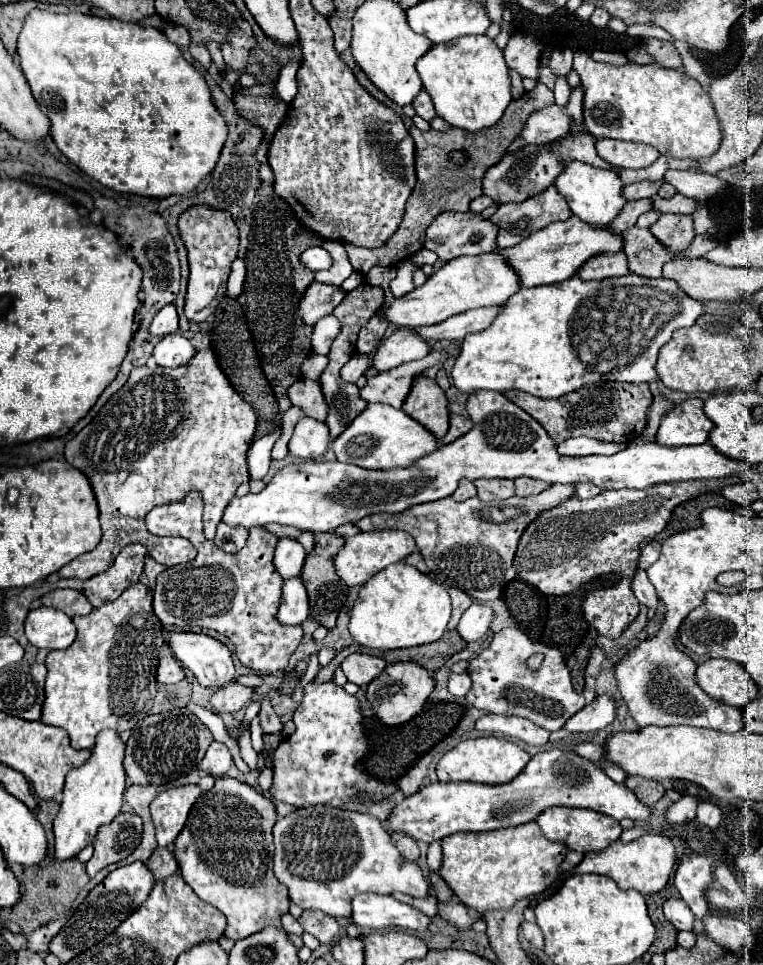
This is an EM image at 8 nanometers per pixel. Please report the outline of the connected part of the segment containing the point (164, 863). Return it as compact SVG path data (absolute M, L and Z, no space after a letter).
M156 848L152 858L148 860L148 866L154 872L156 880L164 880L164 878L174 876L178 872L178 862L168 848Z

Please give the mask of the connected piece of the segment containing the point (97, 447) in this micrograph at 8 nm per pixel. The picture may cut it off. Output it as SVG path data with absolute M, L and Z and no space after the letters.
M206 346L194 354L190 362L178 368L162 368L156 366L154 370L148 366L134 368L128 382L102 406L98 416L86 424L64 448L66 462L78 468L90 482L98 510L100 510L100 524L102 524L102 540L100 544L70 564L66 564L58 574L62 578L90 578L100 574L112 566L114 558L120 554L124 546L130 542L140 542L148 546L148 554L162 562L164 566L186 564L196 558L196 548L190 540L184 538L160 538L146 530L144 518L146 514L162 504L184 498L190 490L200 490L204 496L204 532L206 538L214 540L216 524L222 520L222 514L230 500L236 494L236 488L242 482L248 482L248 466L246 466L246 452L250 448L252 436L256 430L256 414L250 404L232 388L230 380L222 372L212 346Z

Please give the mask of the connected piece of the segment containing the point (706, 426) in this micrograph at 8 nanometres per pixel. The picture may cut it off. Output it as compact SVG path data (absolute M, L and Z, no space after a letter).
M700 398L674 406L660 422L656 442L662 446L690 446L708 440L714 424L706 418Z

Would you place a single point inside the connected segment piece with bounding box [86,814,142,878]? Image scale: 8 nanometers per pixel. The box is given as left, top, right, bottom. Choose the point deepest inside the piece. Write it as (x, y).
(115, 841)

